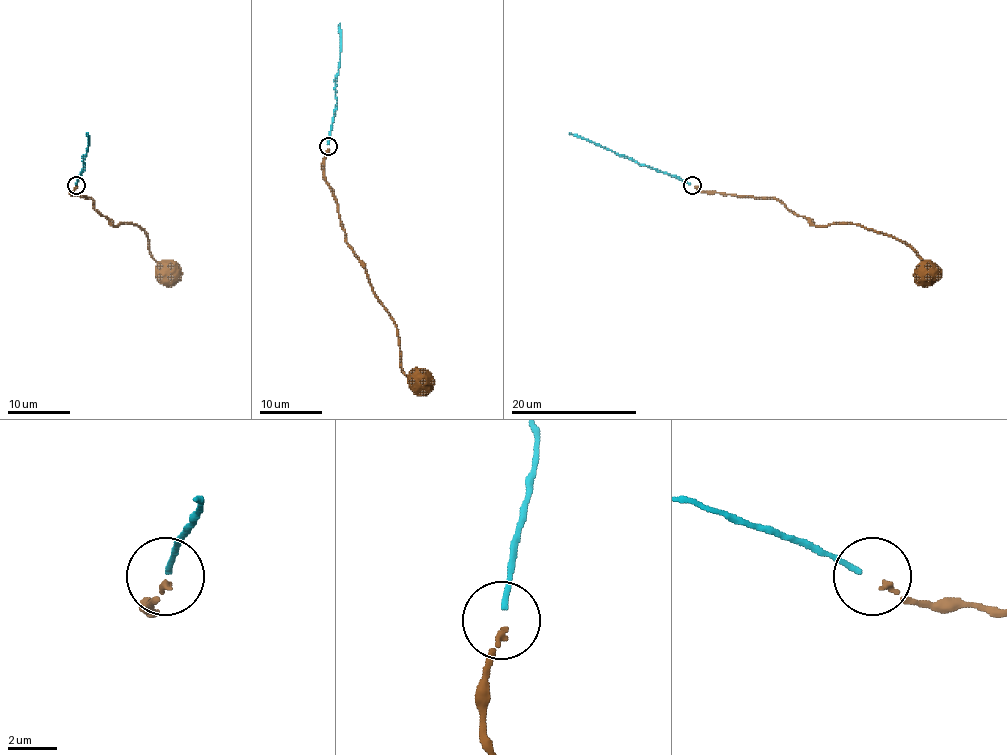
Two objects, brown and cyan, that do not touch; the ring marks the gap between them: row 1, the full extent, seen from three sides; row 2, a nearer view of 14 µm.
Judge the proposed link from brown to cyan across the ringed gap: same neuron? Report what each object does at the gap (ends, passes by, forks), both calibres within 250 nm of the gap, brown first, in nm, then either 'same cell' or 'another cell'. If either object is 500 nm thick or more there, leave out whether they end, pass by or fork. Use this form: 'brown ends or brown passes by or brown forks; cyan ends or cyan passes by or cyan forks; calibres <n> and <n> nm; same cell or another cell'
brown ends; cyan ends; calibres 240 and 220 nm; same cell

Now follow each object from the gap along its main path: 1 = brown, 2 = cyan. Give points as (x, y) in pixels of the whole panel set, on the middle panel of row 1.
1: (327, 149), (324, 179), (337, 204), (345, 240), (396, 328), (401, 370), (410, 379), (423, 381)
2: (327, 144), (337, 108), (335, 78), (340, 64), (340, 23)

